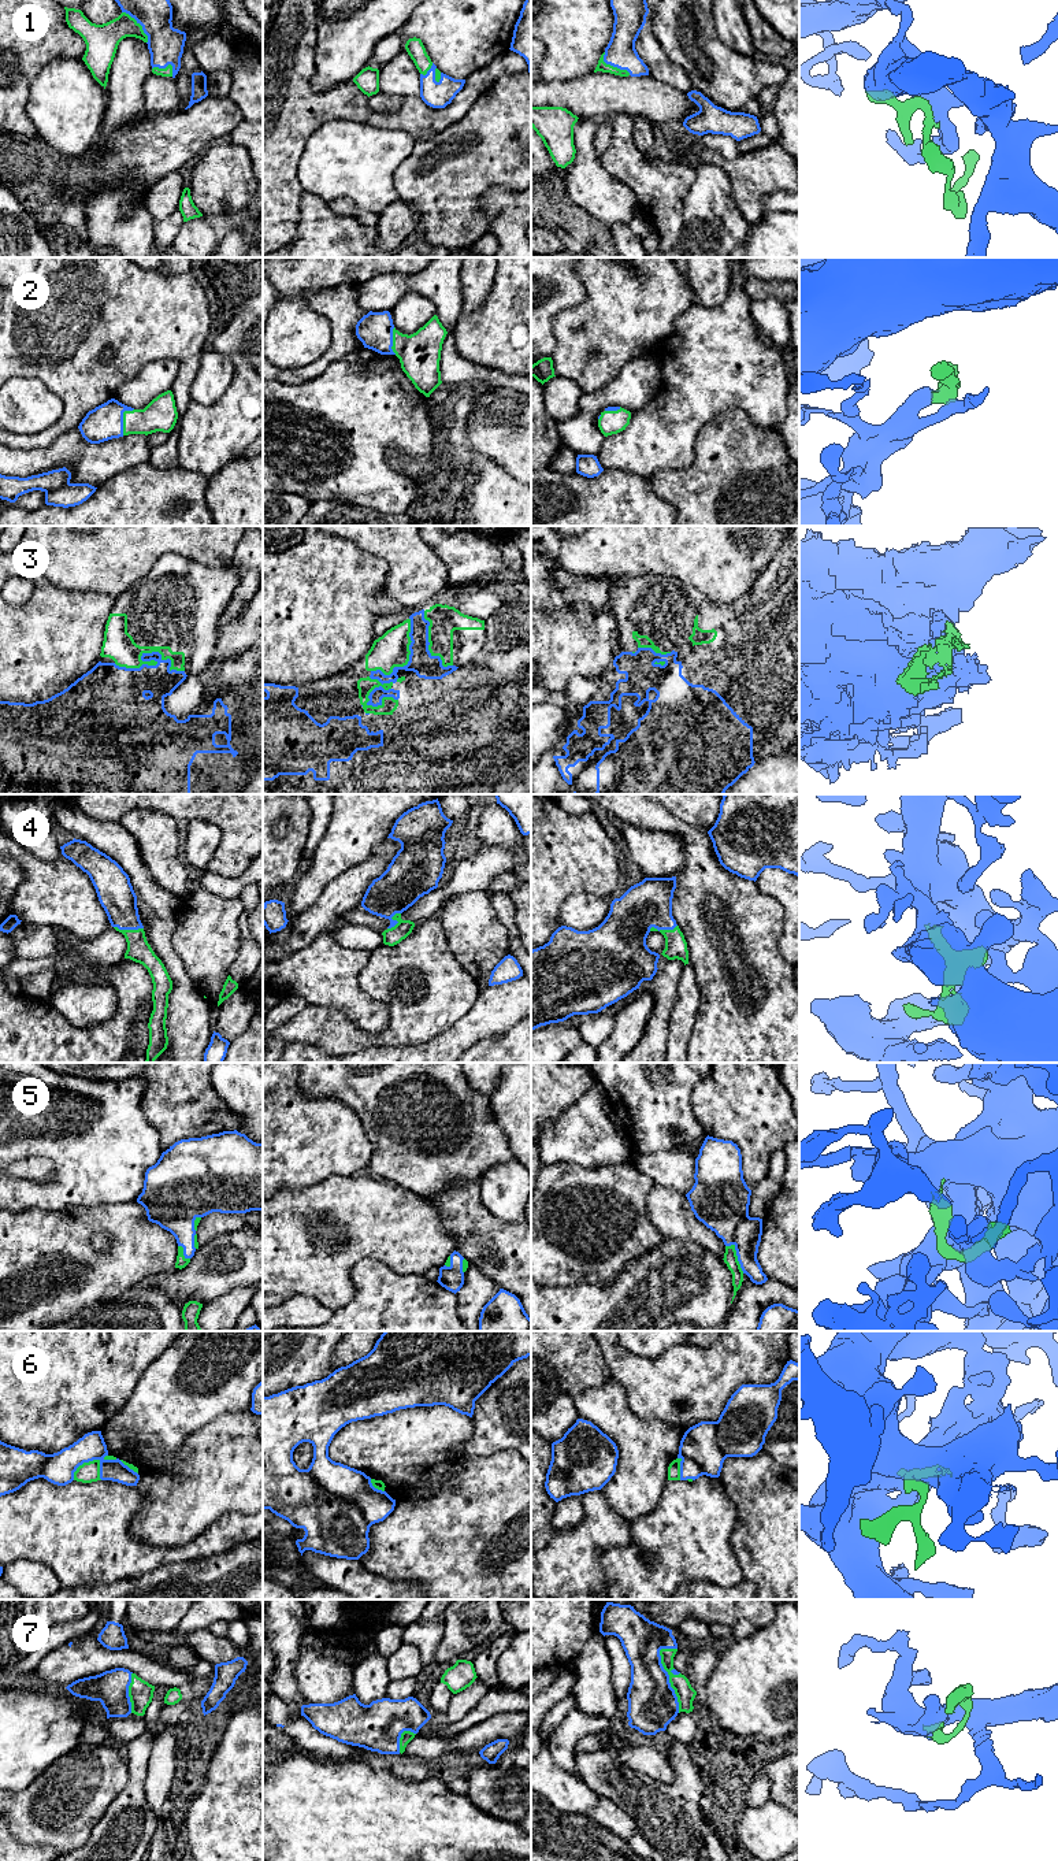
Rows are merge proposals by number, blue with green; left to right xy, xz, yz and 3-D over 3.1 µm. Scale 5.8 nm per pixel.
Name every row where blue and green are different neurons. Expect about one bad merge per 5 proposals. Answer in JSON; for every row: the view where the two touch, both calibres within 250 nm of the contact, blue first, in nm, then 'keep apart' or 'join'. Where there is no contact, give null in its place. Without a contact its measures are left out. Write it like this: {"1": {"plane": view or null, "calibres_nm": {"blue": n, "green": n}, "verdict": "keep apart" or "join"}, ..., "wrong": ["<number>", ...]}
{"1": {"plane": "xy", "calibres_nm": {"blue": 220, "green": 190}, "verdict": "join"}, "2": {"plane": "xy", "calibres_nm": {"blue": 200, "green": 190}, "verdict": "join"}, "3": {"plane": "xy", "calibres_nm": {"blue": 240, "green": 180}, "verdict": "keep apart"}, "4": {"plane": "xy", "calibres_nm": {"blue": 220, "green": 140}, "verdict": "join"}, "5": {"plane": "yz", "calibres_nm": {"blue": 260, "green": 80}, "verdict": "join"}, "6": {"plane": "xy", "calibres_nm": {"blue": 190, "green": 120}, "verdict": "join"}, "7": {"plane": "yz", "calibres_nm": {"blue": 280, "green": 110}, "verdict": "join"}, "wrong": ["3"]}

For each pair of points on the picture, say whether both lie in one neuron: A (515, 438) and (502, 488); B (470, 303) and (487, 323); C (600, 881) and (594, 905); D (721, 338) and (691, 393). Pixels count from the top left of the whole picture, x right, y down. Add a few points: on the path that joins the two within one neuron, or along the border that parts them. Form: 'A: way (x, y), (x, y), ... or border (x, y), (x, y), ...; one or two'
A: border (479, 453), (494, 460), (516, 481); two
B: border (493, 282), (485, 301), (478, 308), (460, 317); two
C: border (609, 896), (571, 893), (565, 899); two
D: way (717, 352), (700, 380); one

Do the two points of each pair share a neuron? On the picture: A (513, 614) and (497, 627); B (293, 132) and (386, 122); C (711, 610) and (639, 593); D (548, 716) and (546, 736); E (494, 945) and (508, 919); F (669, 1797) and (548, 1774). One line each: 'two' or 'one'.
A: one
B: one
C: one
D: one
E: two
F: one

